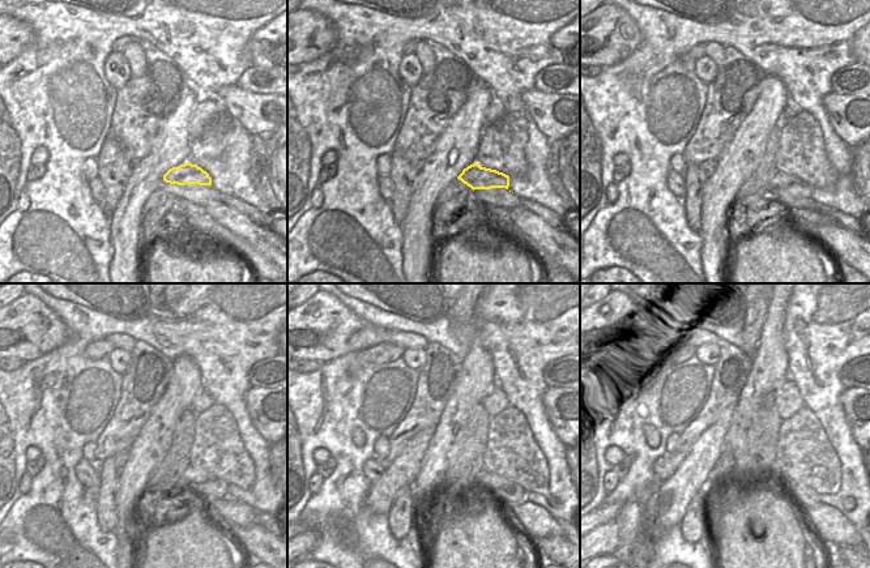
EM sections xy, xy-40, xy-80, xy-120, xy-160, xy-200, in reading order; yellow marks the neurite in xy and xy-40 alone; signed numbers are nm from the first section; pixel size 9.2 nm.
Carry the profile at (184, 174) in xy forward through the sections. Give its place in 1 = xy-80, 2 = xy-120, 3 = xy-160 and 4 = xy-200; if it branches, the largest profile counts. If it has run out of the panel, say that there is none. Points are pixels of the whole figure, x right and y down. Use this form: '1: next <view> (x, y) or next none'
1: next xy-80 (780, 180)
2: next xy-120 (208, 483)
3: next xy-160 (499, 486)
4: next xy-200 (800, 492)

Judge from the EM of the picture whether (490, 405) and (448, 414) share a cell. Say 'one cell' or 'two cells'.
two cells

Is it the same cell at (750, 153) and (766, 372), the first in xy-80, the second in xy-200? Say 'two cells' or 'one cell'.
one cell

